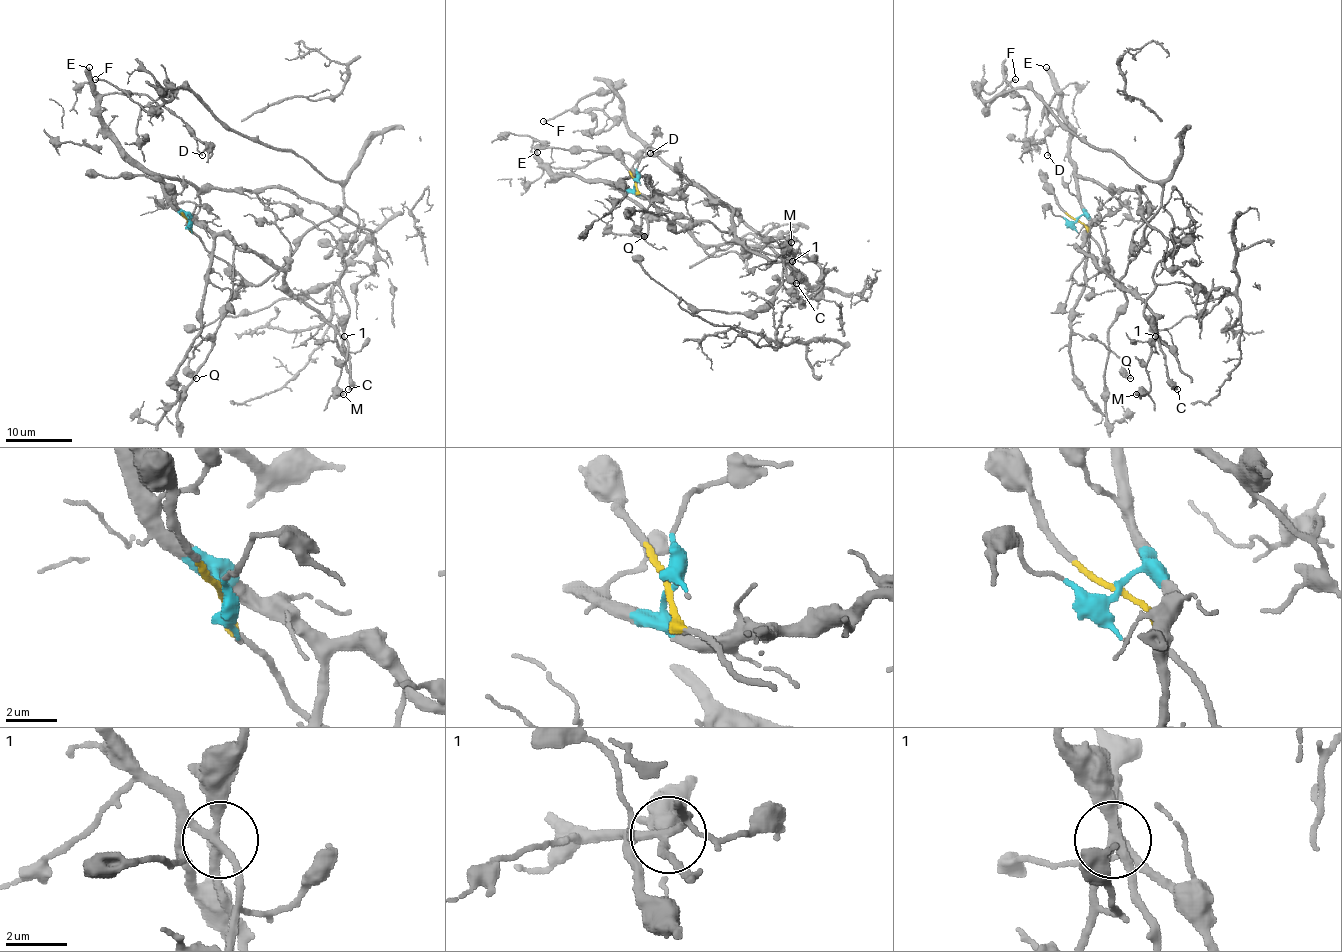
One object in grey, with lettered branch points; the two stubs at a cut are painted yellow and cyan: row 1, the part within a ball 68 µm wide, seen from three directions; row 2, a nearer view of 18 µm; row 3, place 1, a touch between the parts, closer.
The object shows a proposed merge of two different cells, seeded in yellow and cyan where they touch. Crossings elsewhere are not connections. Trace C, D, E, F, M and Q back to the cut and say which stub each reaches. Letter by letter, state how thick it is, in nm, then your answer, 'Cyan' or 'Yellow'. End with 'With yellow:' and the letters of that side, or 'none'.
C: Thickness 480 nm. Yellow
D: Thickness 160 nm. Cyan
E: Thickness 480 nm. Cyan
F: Thickness 220 nm. Yellow
M: Thickness 440 nm. Cyan
Q: Thickness 200 nm. Cyan
With yellow: C, F

